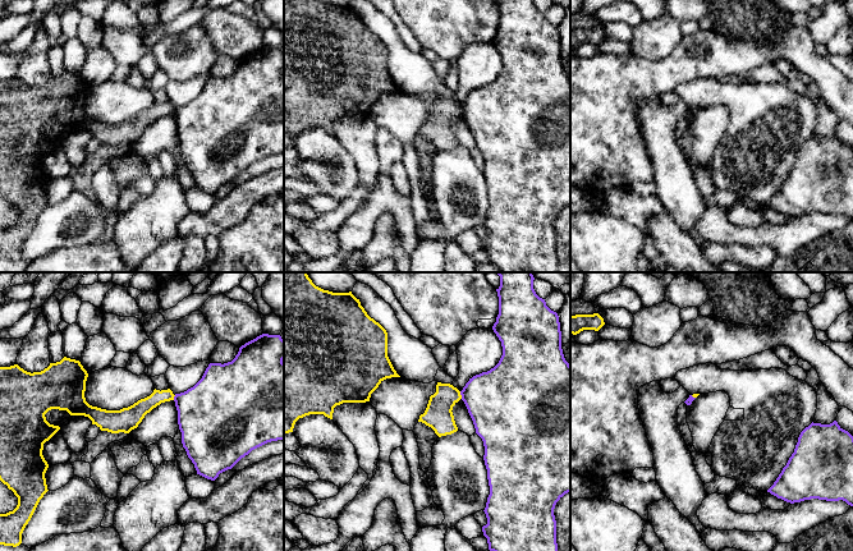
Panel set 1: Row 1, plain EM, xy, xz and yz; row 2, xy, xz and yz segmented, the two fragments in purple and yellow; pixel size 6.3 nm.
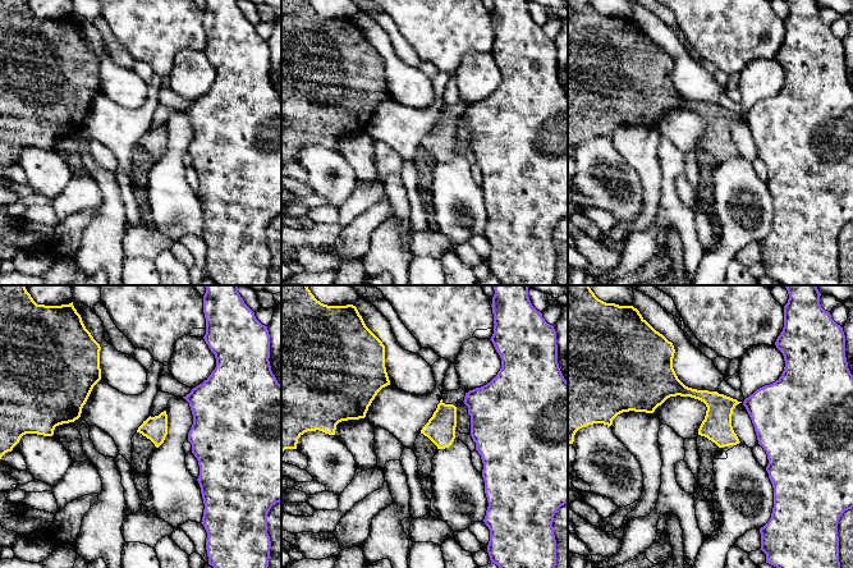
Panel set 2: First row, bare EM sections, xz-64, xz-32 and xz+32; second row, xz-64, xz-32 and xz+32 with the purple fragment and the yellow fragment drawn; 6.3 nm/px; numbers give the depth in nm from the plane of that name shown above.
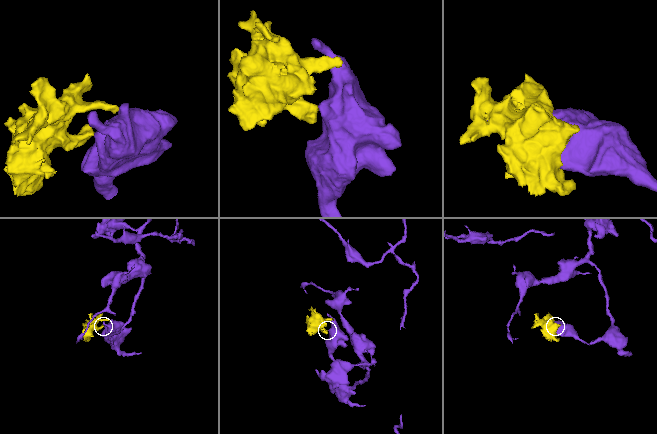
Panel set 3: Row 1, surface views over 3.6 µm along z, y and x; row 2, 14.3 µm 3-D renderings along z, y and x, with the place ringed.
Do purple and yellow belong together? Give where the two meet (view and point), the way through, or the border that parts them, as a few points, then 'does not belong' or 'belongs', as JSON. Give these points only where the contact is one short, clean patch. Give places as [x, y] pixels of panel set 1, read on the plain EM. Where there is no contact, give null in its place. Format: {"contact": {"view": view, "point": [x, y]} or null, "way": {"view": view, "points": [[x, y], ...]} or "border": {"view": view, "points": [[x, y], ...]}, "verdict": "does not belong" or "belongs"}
{"contact": {"view": "xz", "point": [461, 108]}, "border": {"view": "xz", "points": [[459, 105], [462, 111]]}, "verdict": "does not belong"}

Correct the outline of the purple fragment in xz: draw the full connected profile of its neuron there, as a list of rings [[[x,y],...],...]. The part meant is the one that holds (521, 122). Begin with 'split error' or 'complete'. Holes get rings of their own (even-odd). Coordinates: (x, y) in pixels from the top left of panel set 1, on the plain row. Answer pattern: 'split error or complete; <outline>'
complete; [[[499,0],[499,28],[492,40],[494,46],[501,55],[503,69],[499,77],[487,86],[473,89],[460,105],[468,127],[473,134],[476,147],[482,152],[485,160],[485,179],[490,208],[487,211],[485,228],[487,238],[482,240],[483,249],[487,252],[489,263],[499,267],[501,272],[556,272],[556,234],[554,222],[556,216],[570,206],[570,78],[565,74],[561,63],[561,45],[559,29],[551,24],[545,13],[540,12],[533,0]]]

